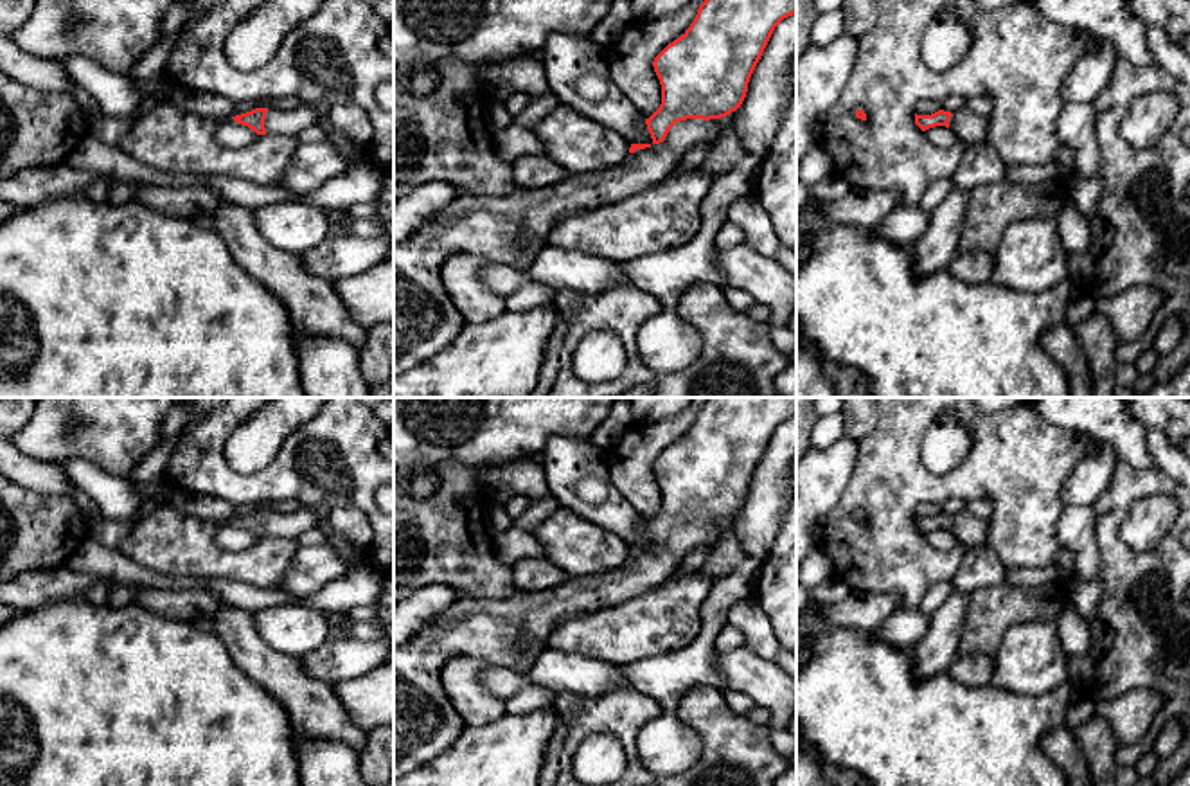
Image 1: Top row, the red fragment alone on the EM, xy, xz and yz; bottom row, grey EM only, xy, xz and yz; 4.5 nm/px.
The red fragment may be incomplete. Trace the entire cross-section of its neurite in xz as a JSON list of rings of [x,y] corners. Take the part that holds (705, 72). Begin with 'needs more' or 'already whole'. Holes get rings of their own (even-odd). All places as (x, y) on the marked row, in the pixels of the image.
needs more; [[[705,0],[690,27],[653,61],[662,104],[645,119],[651,144],[631,144],[631,155],[620,164],[570,173],[541,189],[460,194],[413,236],[394,243],[394,378],[446,349],[466,324],[440,282],[442,263],[451,254],[469,252],[527,272],[546,245],[552,225],[564,216],[620,201],[670,176],[688,149],[703,144],[723,117],[741,108],[775,27],[795,13],[796,0]]]

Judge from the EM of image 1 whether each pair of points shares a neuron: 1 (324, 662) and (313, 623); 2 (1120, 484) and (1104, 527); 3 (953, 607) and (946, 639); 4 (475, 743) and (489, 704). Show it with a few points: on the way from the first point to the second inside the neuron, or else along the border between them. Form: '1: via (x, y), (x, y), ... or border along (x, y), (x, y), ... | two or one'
1: border along (328, 637), (299, 660) | two
2: via (1120, 495), (1110, 517) | one
3: via (951, 614), (946, 632) | one
4: border along (506, 713), (479, 725), (466, 725) | two

